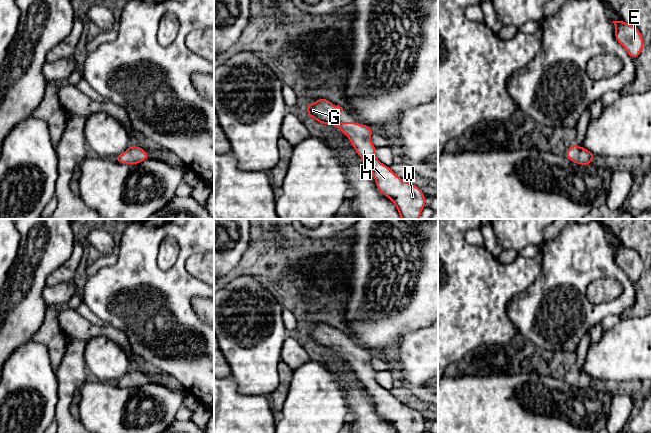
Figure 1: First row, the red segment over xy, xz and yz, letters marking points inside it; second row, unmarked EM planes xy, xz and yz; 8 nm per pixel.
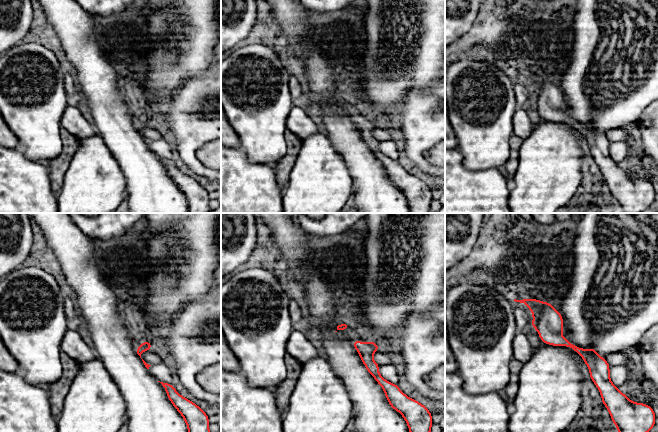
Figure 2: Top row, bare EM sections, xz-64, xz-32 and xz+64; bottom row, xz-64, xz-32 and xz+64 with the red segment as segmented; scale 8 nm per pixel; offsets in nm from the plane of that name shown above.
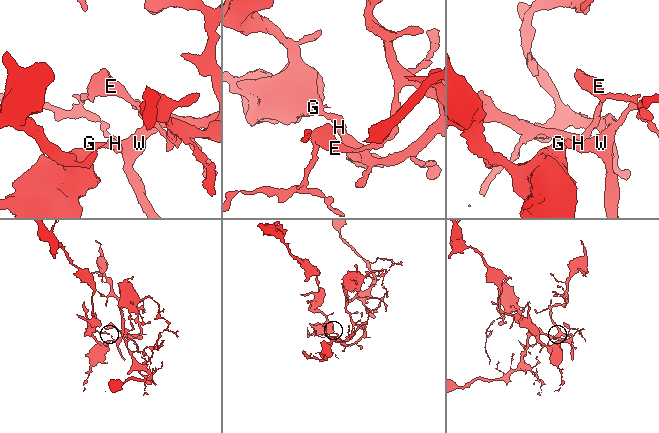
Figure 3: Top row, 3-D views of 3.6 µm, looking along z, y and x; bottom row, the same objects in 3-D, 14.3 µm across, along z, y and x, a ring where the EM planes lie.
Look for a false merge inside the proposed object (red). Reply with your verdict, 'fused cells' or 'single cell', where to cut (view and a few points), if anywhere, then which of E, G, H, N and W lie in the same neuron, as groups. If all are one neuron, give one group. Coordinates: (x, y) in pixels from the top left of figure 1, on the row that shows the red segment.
single cell; no cut; E G H N W

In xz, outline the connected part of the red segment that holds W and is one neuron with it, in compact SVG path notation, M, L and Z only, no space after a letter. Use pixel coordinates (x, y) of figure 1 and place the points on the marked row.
M320 98L312 104L306 104L307 115L316 119L322 124L331 124L336 128L339 128L350 140L351 145L357 151L357 154L362 158L366 167L372 172L376 182L378 190L389 199L392 200L394 205L397 207L401 219L419 219L422 210L425 207L425 195L421 189L407 181L398 177L390 167L382 164L375 155L375 149L377 148L371 142L371 135L373 131L370 127L364 124L358 124L356 122L339 122L330 117L331 112L342 112L344 111L339 105L333 107L332 102Z

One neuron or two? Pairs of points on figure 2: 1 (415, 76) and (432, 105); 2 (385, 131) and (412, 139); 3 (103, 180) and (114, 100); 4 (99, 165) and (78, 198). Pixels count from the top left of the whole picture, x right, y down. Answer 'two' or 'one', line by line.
1: two
2: two
3: two
4: one

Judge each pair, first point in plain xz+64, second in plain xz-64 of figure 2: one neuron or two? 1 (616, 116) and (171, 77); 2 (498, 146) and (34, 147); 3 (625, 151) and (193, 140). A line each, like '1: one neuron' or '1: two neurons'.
1: one neuron
2: one neuron
3: two neurons

